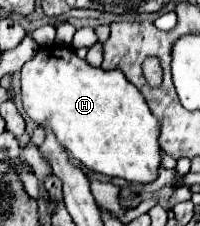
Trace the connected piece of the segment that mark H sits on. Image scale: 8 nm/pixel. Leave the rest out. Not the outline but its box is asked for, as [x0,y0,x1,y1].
[21,47,161,183]

